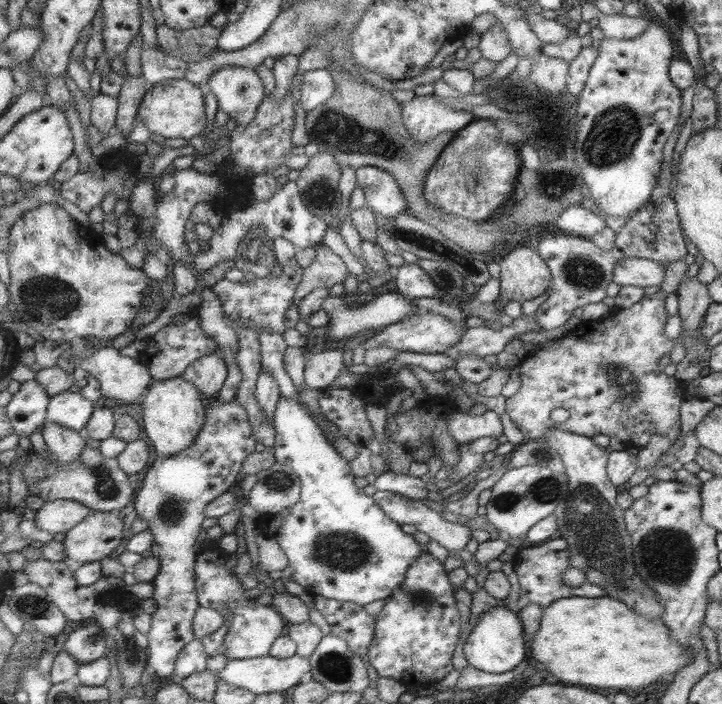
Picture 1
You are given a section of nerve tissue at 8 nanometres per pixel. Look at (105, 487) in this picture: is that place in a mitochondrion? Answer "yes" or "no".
yes

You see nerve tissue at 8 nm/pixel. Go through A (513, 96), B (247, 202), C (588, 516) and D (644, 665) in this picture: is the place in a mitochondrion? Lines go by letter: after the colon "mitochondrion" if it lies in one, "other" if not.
A: other
B: other
C: mitochondrion
D: other

